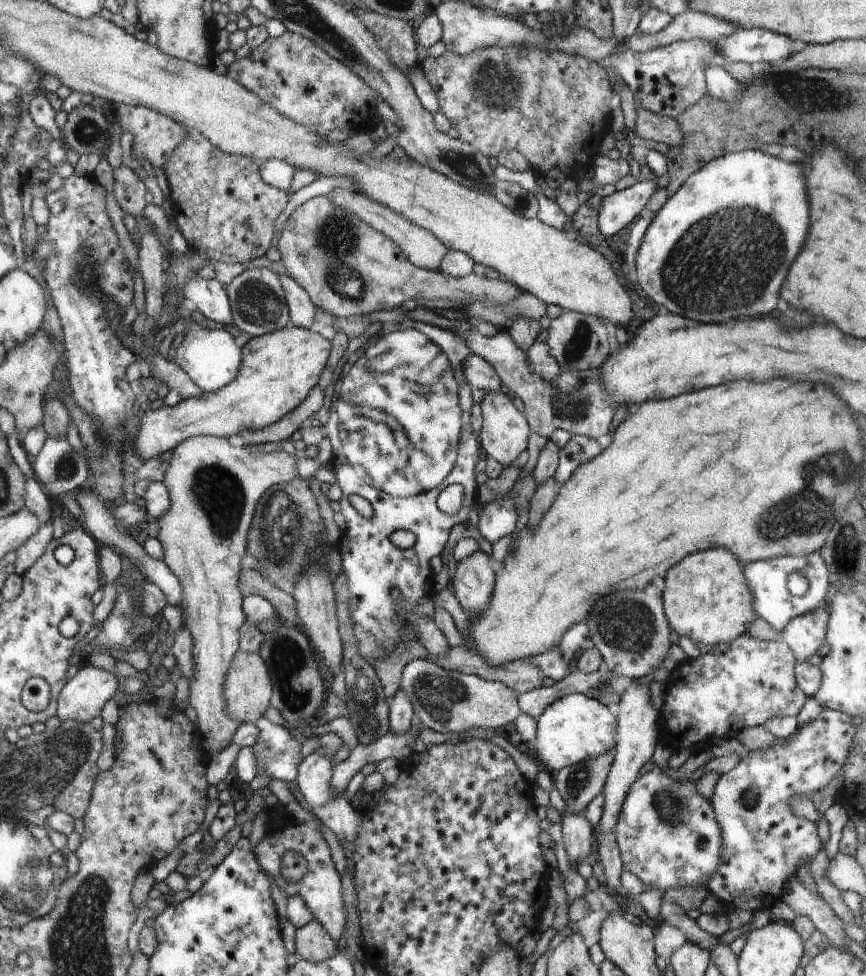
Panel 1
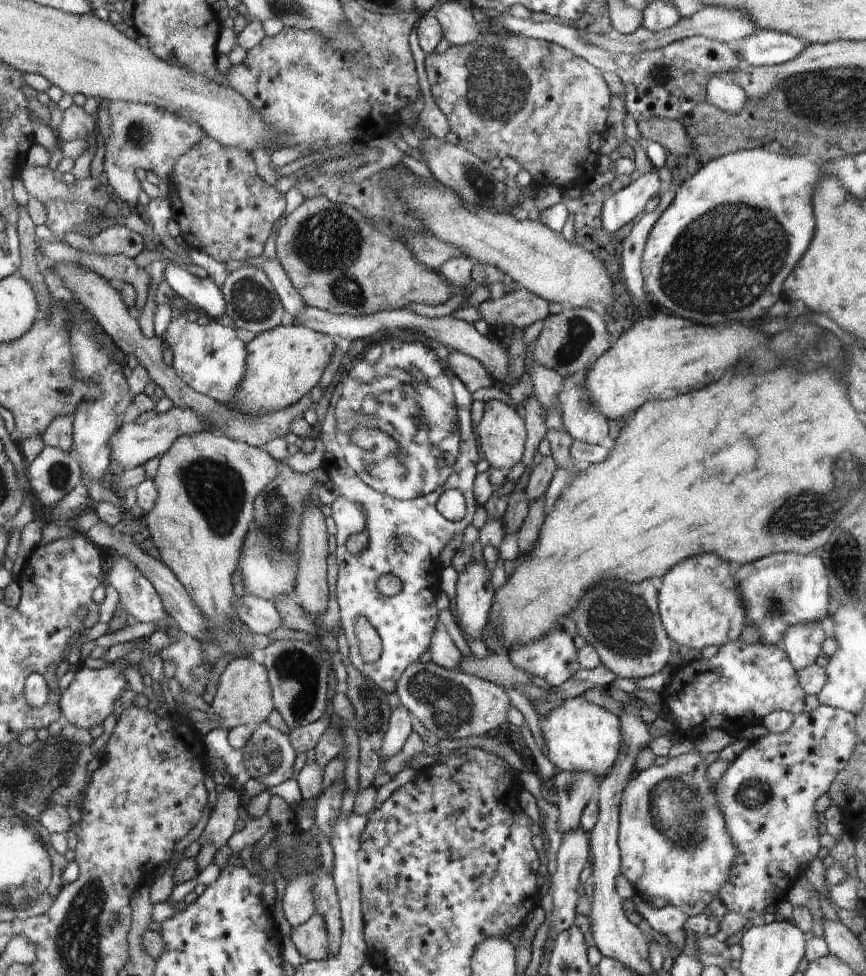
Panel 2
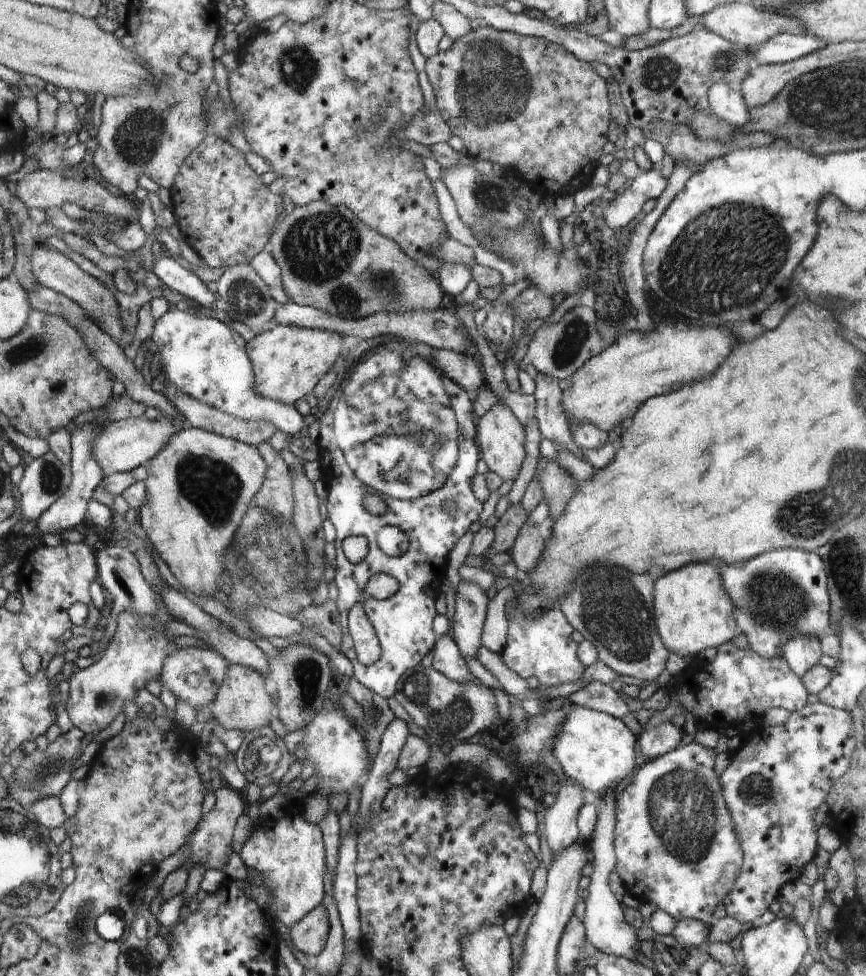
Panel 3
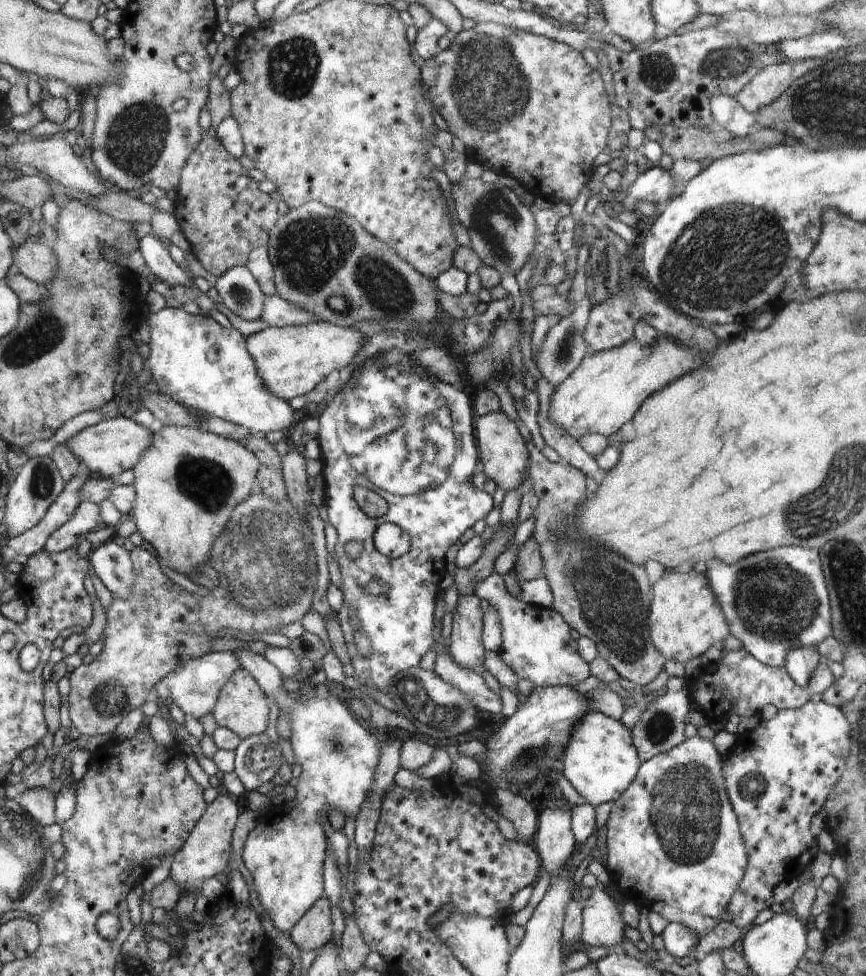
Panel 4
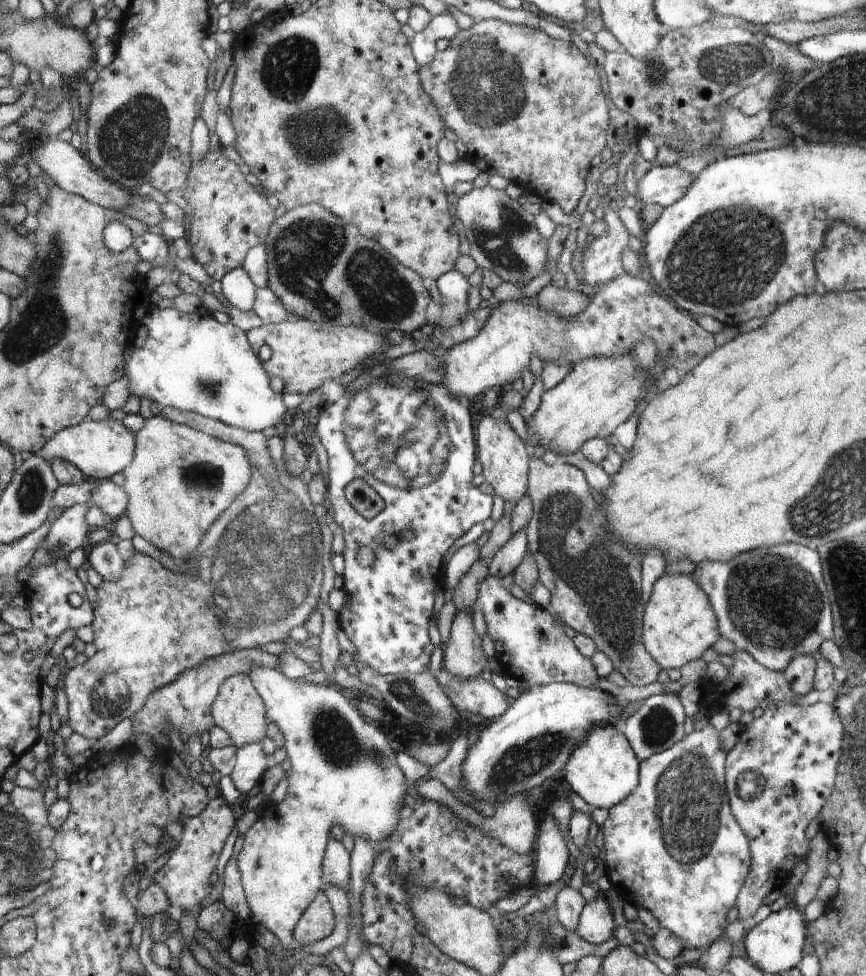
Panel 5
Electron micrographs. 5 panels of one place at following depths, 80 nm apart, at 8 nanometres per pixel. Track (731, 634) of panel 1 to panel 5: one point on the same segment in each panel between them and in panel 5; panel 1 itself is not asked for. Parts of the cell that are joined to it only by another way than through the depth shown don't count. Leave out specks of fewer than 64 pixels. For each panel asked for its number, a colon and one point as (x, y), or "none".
2: (700, 606)
3: (693, 612)
4: (685, 618)
5: (680, 623)

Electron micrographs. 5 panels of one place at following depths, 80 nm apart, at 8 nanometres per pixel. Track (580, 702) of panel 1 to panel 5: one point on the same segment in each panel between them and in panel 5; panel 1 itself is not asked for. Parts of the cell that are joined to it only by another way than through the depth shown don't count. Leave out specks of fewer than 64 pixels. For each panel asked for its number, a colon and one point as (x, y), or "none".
2: (580, 736)
3: (598, 751)
4: (601, 762)
5: (604, 771)

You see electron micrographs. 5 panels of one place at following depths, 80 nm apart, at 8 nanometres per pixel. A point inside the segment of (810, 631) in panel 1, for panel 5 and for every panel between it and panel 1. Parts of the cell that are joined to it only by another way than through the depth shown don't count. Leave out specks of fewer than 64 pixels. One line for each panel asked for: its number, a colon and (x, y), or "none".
2: (803, 643)
3: (802, 653)
4: (801, 662)
5: (800, 673)

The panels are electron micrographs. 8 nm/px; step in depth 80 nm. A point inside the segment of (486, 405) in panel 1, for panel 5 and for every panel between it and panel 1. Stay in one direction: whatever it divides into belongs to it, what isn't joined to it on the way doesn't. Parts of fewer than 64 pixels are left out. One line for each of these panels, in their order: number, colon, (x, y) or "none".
2: (501, 432)
3: (501, 437)
4: (501, 447)
5: (502, 454)

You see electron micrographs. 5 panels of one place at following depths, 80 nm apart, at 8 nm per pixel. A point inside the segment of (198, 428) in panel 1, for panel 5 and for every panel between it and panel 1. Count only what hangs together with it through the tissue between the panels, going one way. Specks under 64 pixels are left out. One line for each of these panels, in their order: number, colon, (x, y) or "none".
2: (284, 364)
3: (289, 361)
4: (292, 360)
5: (305, 354)

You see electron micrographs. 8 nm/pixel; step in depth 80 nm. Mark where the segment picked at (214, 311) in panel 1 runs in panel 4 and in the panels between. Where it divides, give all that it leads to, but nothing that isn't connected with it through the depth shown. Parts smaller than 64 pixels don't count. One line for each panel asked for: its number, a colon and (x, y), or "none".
2: (203, 293)
3: (166, 268)
4: (155, 252)

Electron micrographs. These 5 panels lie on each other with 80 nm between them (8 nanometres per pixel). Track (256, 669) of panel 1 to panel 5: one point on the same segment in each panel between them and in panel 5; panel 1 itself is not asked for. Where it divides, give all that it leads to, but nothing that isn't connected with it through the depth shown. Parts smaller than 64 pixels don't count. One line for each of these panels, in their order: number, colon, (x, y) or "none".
2: (243, 697)
3: (241, 703)
4: (241, 708)
5: (239, 710)

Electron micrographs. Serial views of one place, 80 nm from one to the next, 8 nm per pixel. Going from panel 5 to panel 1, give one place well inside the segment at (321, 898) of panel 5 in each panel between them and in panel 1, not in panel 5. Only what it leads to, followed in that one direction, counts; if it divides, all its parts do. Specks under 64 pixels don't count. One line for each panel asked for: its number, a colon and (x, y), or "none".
1: (313, 943)
2: (310, 938)
3: (309, 936)
4: (315, 929)

